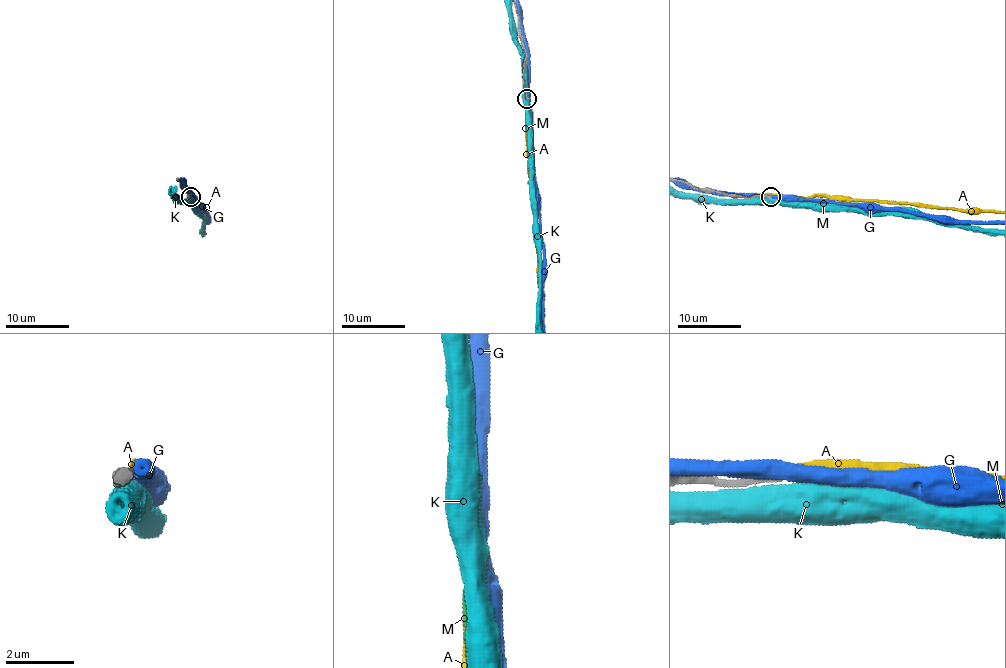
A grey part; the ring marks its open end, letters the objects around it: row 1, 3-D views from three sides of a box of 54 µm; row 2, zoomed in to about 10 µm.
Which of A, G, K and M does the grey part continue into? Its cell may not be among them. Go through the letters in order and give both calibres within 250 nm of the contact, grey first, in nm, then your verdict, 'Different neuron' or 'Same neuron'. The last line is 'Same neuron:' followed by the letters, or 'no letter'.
A: Thickness 340 nm (grey) against 240 nm. Different neuron
G: Thickness 320 nm (grey) against 400 nm. Different neuron
K: Thickness 360 nm (grey) against 800 nm. Different neuron
M: Thickness 280 nm (grey) against 220 nm. Same neuron
Same neuron: M

